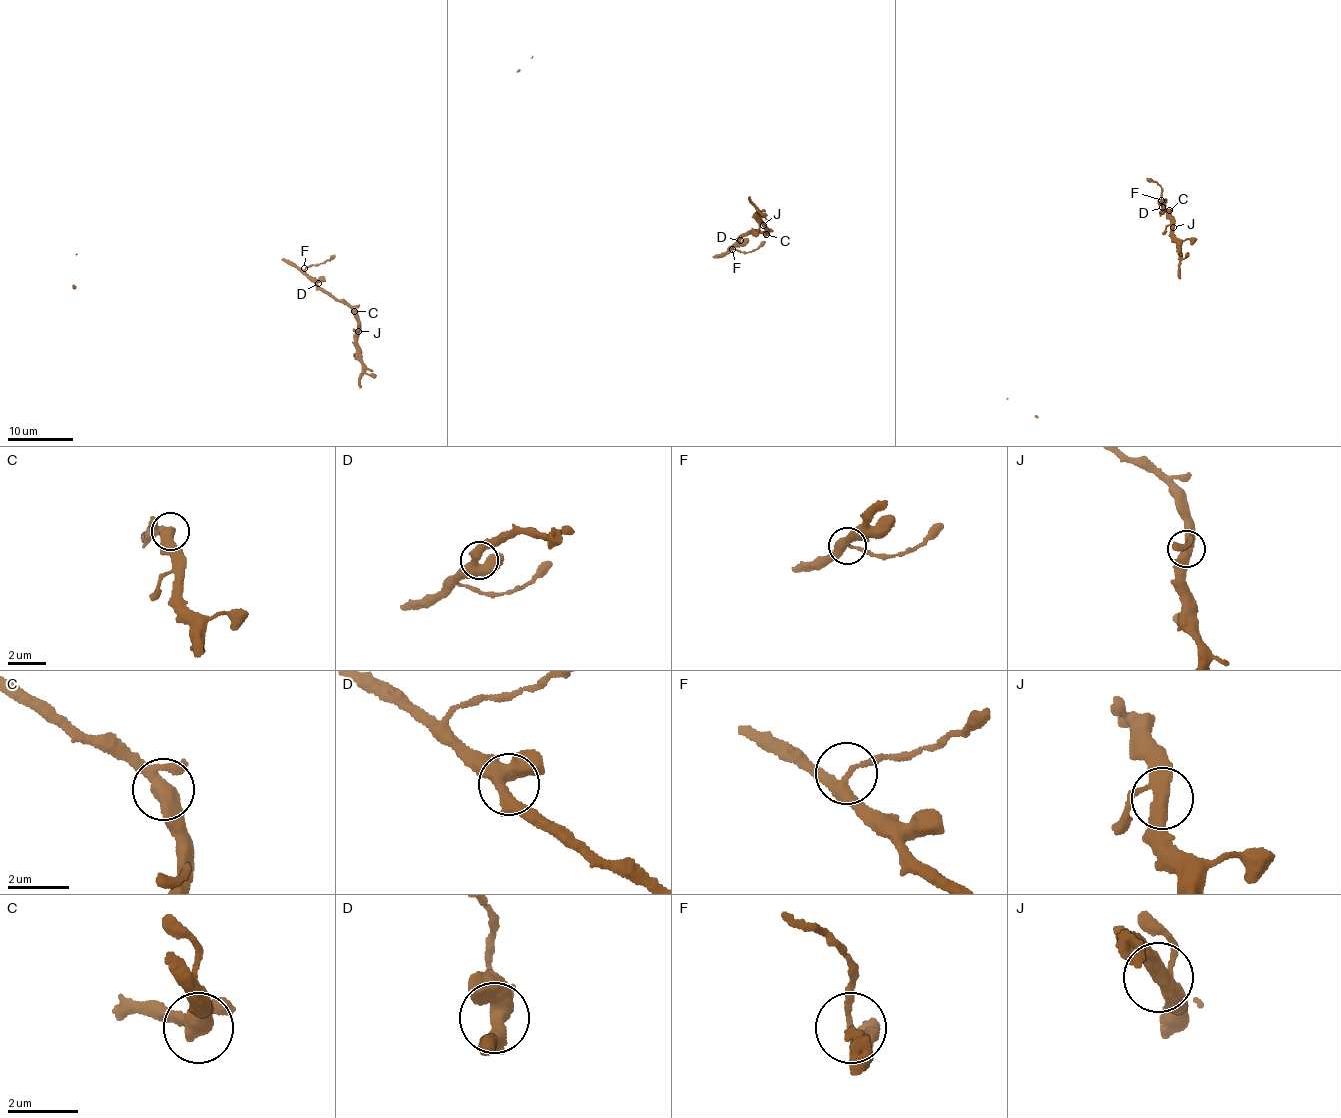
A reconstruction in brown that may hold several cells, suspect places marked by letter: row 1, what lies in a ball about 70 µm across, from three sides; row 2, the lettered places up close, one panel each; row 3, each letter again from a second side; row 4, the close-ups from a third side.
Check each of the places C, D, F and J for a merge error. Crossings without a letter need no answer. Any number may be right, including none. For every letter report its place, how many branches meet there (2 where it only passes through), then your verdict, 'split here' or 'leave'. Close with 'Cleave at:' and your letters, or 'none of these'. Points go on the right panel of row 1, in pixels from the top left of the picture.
C: at (1169, 210); 3 branches meet; leave
D: at (1162, 207); 3 branches meet; leave
F: at (1161, 200); 3 branches meet; split here
J: at (1173, 227); 3 branches meet; leave
Cleave at: F

